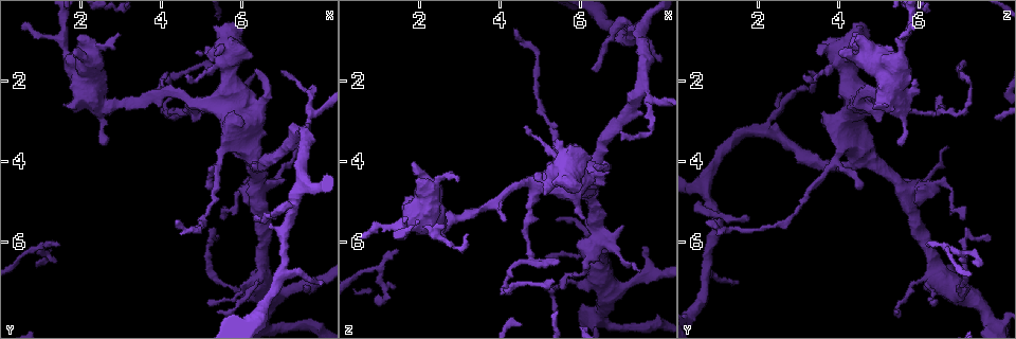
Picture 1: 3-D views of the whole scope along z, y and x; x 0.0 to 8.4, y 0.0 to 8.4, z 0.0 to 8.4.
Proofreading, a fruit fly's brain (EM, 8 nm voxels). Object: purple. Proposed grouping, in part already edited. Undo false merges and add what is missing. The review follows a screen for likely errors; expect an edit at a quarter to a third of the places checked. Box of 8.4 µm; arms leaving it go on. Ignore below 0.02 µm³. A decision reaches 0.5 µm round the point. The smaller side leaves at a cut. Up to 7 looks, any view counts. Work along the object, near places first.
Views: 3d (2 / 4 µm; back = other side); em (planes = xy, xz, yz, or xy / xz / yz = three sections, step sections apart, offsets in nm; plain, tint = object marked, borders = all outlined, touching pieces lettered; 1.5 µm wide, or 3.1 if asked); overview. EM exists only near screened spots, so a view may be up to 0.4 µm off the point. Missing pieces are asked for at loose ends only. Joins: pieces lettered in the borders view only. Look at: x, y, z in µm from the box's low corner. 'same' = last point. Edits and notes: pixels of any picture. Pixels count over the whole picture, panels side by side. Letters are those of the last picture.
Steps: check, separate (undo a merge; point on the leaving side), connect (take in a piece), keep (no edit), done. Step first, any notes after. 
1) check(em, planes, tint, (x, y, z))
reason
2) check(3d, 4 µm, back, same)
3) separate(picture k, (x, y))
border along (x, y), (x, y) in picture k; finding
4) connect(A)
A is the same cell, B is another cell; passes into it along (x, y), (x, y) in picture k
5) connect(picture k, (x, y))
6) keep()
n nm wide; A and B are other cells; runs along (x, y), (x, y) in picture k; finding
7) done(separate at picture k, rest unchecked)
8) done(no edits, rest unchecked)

check(em, yz, step 4, borders, (5.40, 5.95, 7.80))
long arm stops here

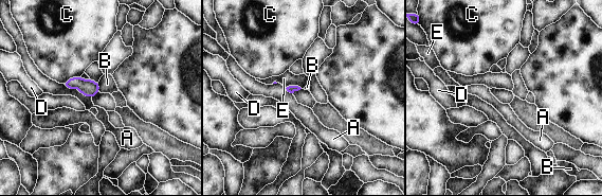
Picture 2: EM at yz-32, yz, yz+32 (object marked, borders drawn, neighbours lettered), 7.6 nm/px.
check(em, planes, borders, same)

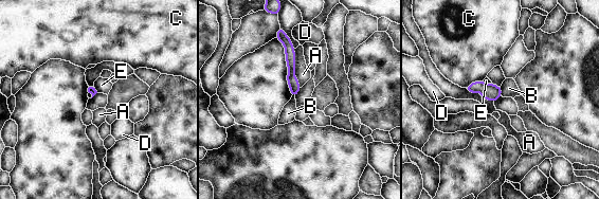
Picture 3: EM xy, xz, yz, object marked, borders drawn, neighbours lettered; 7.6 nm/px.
keep()
A touches over 240 nm; A, B, C, D and E are other cells; runs along (280, 37), (289, 47), (293, 93) in picture 3; no lettered piece goes on from it

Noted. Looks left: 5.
check(em, planes, borders, (5.30, 4.65, 4.60))
branch stops here

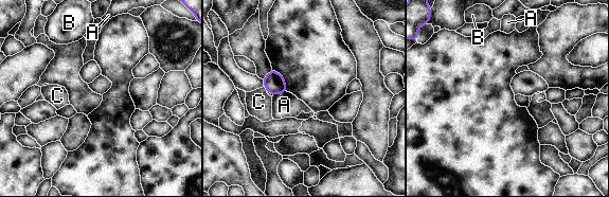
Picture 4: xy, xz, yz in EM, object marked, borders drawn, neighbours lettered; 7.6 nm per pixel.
keep()
160 nm wide; A, B and C are other cells; border along (286, 91), (275, 93), (272, 96) in picture 4; none of them fits

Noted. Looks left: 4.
check(em, yz, step 8, tint, (1.90, 1.40, 4.05))
free end

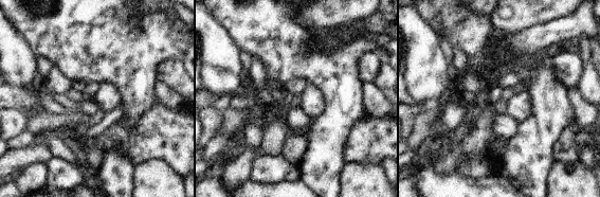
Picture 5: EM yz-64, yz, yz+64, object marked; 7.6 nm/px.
check(em, xy, step 4, borders, same)

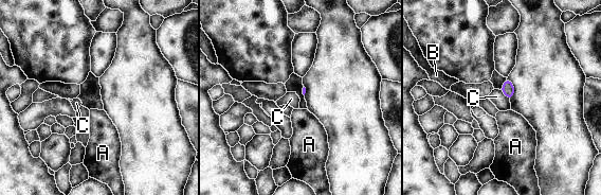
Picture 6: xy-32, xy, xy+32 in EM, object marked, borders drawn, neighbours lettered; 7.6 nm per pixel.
keep()
A, B and C are other cells; none of them fits

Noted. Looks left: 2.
done(no edits, rest unchecked)

